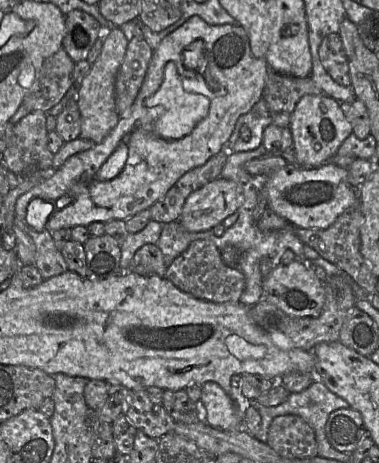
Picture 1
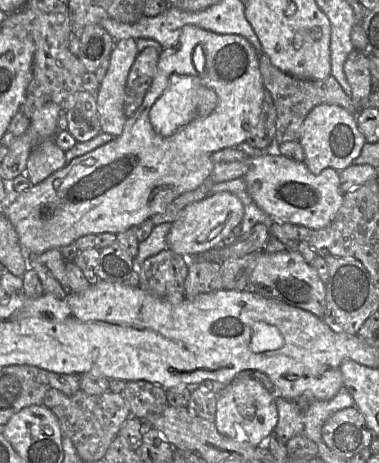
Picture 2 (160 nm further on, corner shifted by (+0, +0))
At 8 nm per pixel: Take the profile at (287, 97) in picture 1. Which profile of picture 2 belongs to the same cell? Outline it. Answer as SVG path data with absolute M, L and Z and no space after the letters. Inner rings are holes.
M268 55L259 56L259 69L264 89L270 93L276 108L276 143L299 141L303 122L308 113L317 105L332 104L346 109L357 115L356 106L351 98L346 95L338 81L329 76L323 80L304 80L291 76L275 67Z

